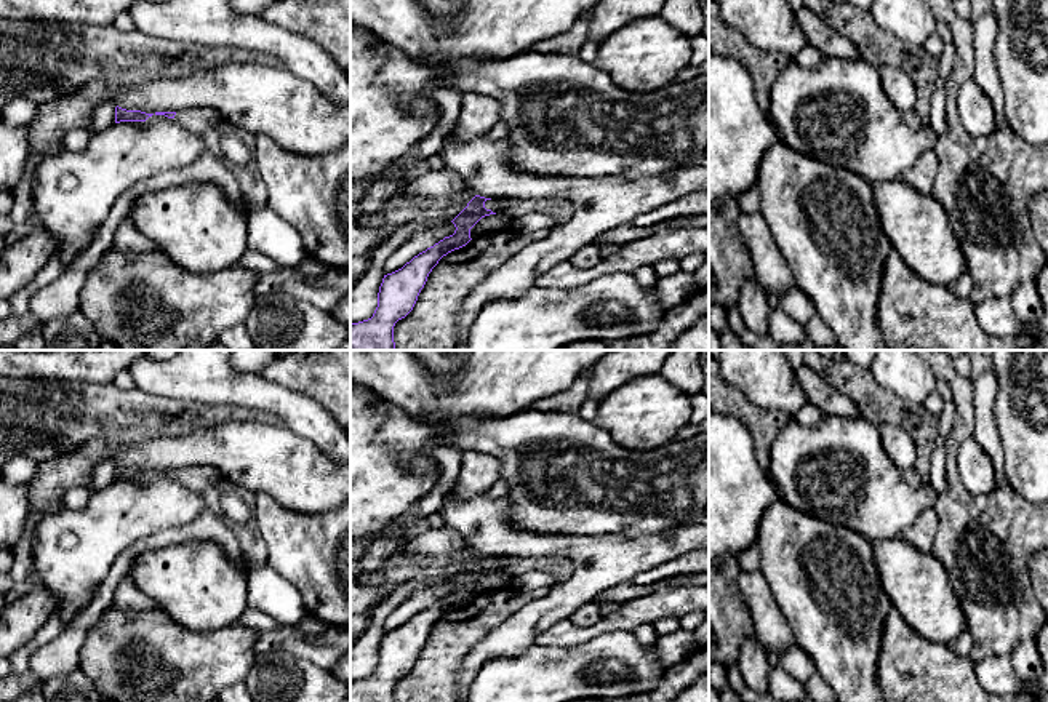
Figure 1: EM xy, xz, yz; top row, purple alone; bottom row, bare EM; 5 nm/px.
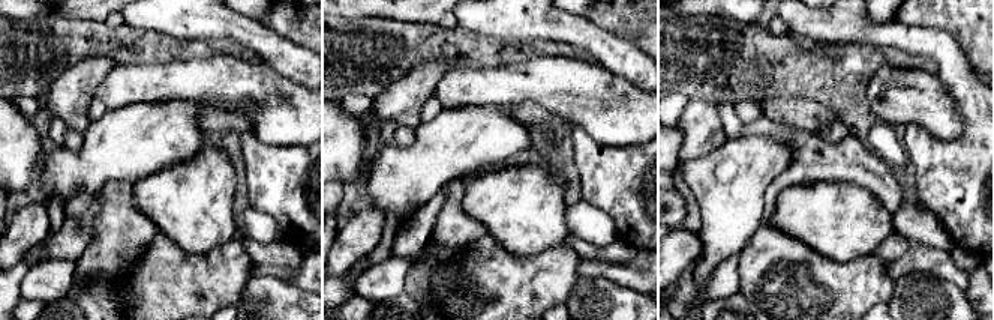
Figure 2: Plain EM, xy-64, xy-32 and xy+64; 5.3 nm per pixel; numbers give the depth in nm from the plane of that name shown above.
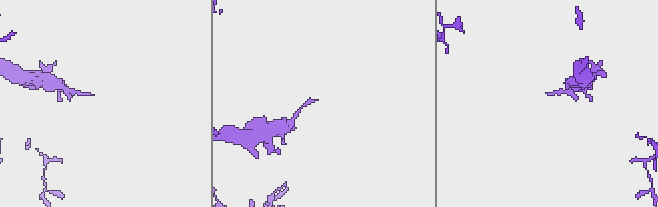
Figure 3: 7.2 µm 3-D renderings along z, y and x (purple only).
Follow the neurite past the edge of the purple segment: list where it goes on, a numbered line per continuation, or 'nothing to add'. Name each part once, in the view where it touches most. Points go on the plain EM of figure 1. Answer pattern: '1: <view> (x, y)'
1: xy (199, 478)

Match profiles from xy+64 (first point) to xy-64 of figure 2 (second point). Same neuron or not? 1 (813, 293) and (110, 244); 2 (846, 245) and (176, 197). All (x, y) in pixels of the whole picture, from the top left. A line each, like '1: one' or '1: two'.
1: two
2: one

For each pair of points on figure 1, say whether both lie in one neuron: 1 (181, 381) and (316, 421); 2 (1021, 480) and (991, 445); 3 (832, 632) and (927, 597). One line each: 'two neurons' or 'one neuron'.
1: one neuron
2: two neurons
3: two neurons

